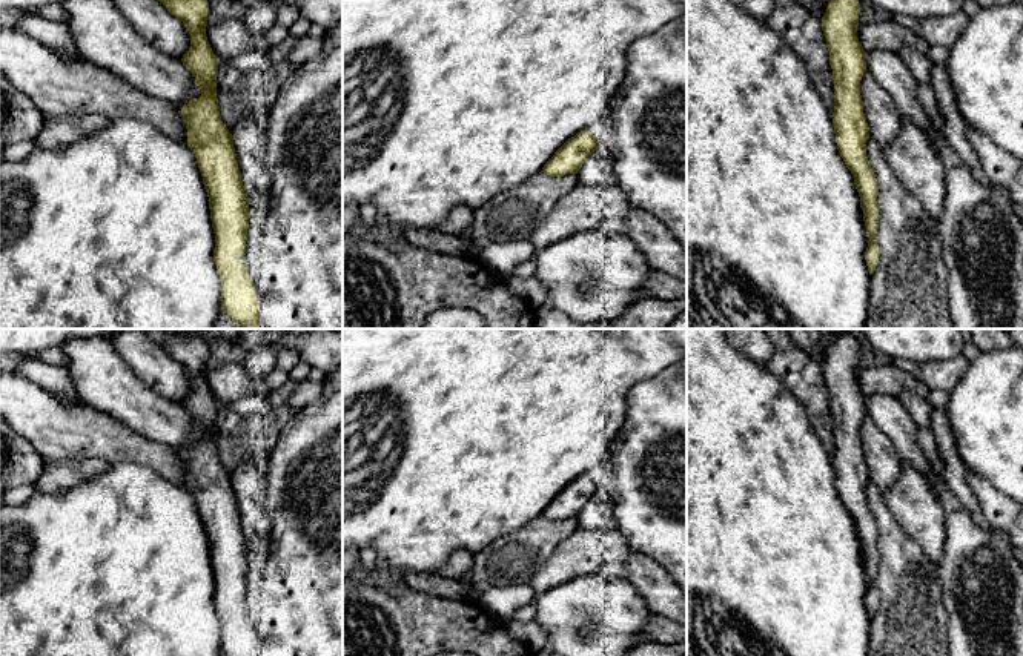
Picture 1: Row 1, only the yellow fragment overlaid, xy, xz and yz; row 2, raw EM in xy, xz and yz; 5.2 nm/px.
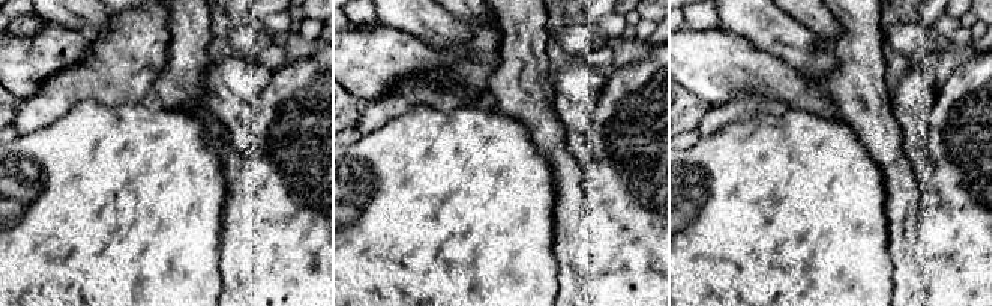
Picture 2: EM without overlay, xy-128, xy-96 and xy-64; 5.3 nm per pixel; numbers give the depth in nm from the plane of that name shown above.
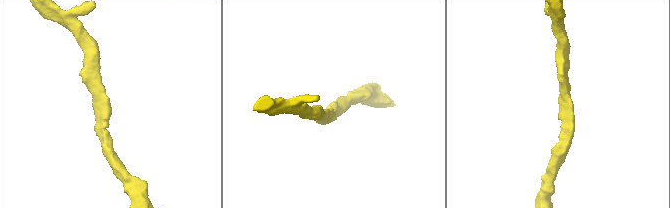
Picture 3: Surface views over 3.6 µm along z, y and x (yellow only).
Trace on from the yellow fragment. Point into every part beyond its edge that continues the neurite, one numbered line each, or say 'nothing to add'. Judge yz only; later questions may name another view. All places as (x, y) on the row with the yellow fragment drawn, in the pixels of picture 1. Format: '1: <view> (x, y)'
nothing to add

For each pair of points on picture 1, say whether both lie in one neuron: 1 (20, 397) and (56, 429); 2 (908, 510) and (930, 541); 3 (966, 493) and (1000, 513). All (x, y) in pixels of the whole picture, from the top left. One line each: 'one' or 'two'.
1: one
2: one
3: two

